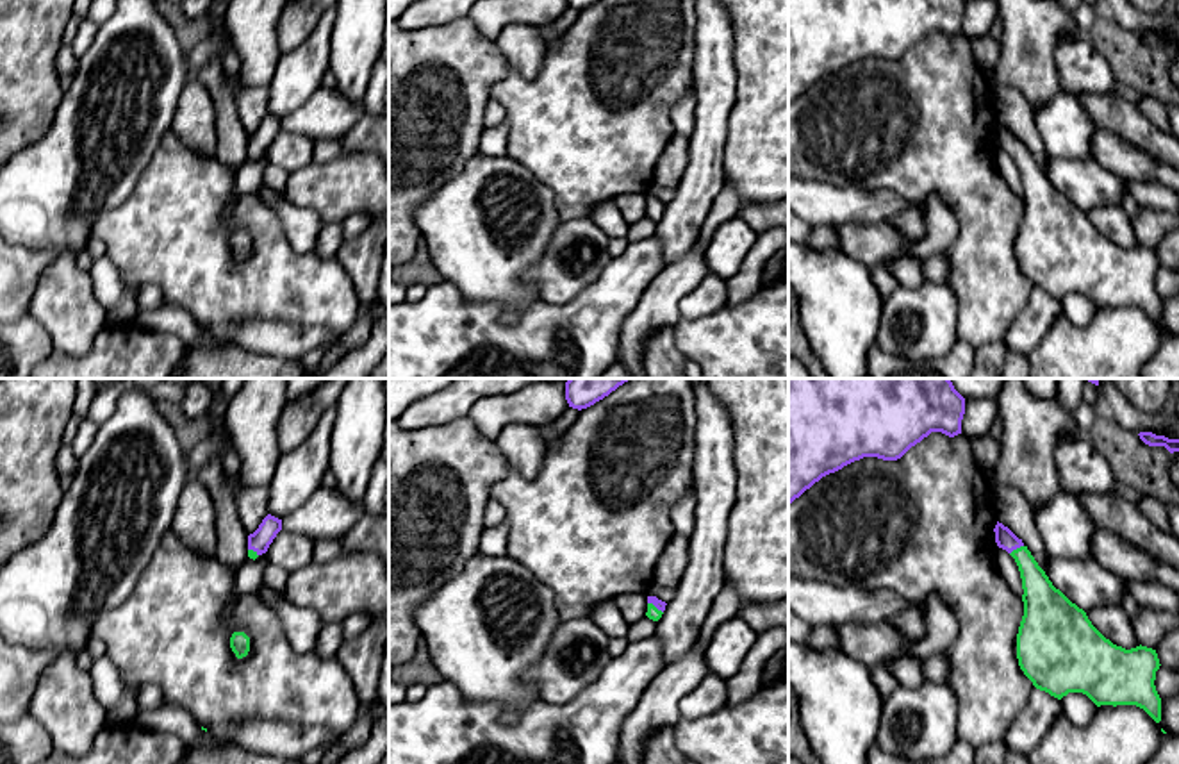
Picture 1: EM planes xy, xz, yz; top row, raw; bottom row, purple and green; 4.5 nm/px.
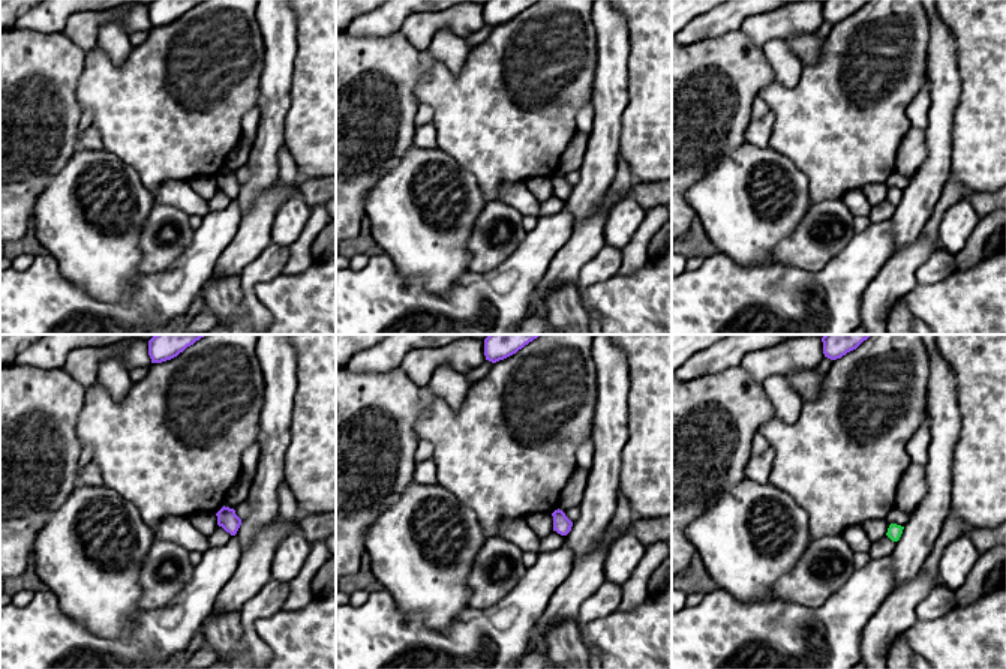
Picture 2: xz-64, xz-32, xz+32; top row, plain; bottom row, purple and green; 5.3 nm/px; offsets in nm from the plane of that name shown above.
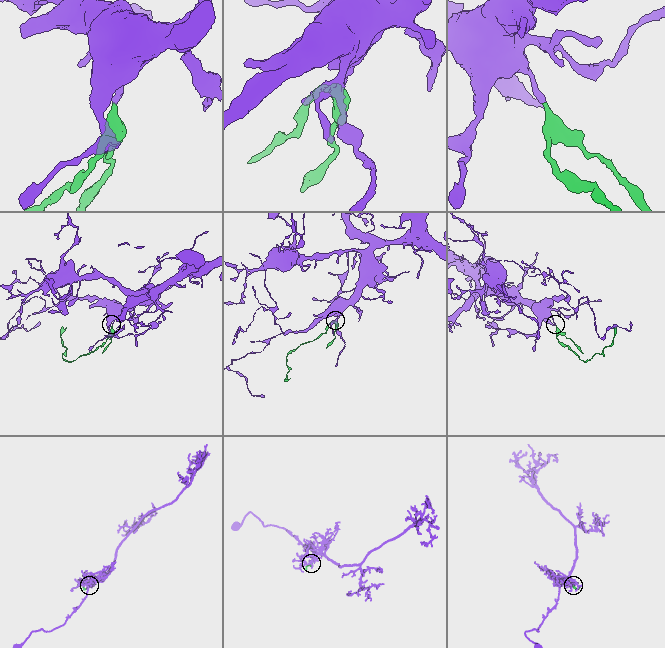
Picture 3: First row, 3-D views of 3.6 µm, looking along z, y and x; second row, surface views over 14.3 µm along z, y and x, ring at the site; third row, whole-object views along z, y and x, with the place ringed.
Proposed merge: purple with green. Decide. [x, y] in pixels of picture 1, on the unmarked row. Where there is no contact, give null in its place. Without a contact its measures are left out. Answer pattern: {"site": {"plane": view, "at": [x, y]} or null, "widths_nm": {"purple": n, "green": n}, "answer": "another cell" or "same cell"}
{"site": {"plane": "yz", "at": [1015, 149]}, "widths_nm": {"purple": 90, "green": 160}, "answer": "same cell"}

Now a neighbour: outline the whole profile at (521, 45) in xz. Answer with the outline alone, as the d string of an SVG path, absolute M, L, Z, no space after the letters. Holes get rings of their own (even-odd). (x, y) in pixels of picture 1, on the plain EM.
M510 23L494 39L499 54L526 79L533 79L548 54L539 29L528 23Z

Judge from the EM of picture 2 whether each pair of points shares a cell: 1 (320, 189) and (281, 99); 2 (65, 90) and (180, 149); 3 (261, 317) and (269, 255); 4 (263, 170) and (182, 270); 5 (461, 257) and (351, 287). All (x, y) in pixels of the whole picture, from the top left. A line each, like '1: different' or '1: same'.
1: different
2: different
3: same
4: different
5: different

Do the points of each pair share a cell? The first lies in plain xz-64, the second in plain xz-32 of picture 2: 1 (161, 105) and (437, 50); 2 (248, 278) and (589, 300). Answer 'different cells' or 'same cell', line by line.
1: different cells
2: different cells

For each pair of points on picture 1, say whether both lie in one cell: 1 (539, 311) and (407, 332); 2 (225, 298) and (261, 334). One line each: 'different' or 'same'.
1: same
2: different

